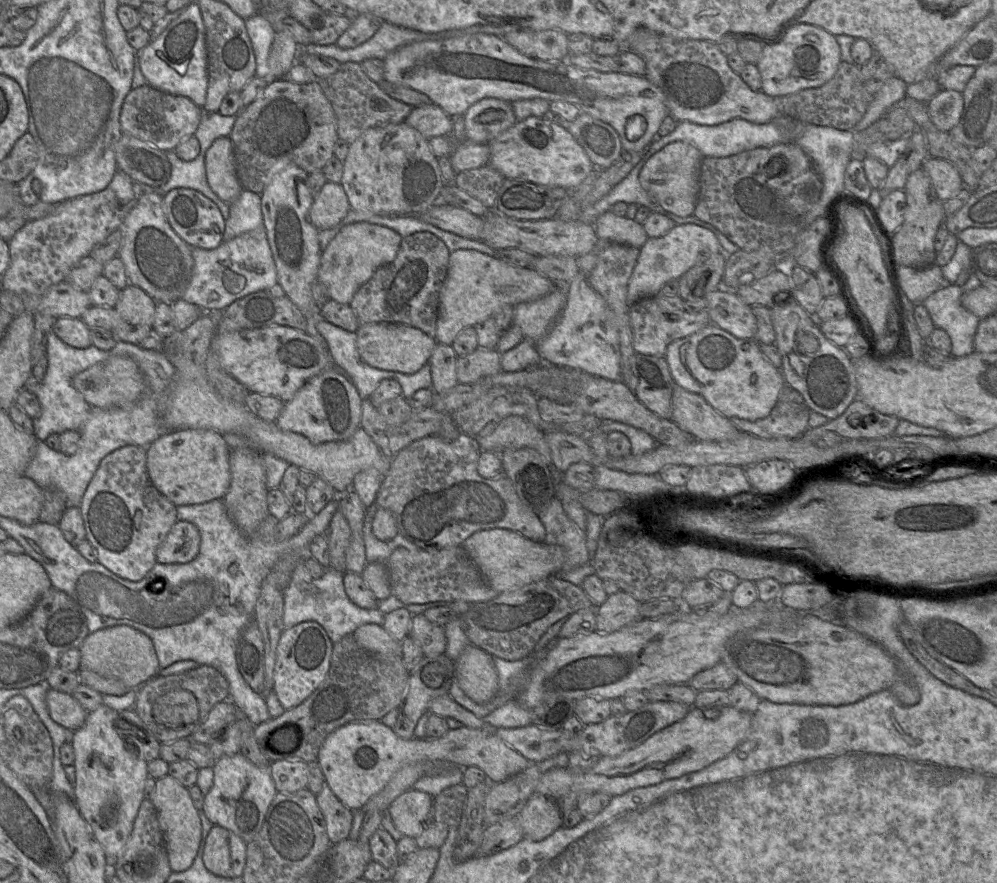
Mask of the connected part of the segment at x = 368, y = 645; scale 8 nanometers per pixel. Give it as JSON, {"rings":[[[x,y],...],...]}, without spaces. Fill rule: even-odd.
{"rings":[[[363,624],[352,636],[362,648],[371,653],[402,657],[401,642],[396,641],[381,625]]]}

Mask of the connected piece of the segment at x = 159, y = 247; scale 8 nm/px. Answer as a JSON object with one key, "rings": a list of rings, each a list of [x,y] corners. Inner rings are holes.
{"rings":[[[143,191],[121,227],[122,244],[118,257],[124,264],[128,284],[144,290],[156,302],[172,304],[182,298],[193,273],[191,247],[172,229],[163,210],[163,197]]]}

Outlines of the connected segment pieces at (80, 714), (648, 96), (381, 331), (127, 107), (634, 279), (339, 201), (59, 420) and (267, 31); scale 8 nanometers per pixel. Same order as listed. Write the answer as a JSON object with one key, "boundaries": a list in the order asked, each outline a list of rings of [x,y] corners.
{"boundaries":[[[[49,689],[46,704],[50,717],[67,730],[75,731],[86,719],[86,711],[71,694]]],[[[473,33],[443,40],[418,41],[392,51],[383,61],[385,80],[424,93],[430,102],[450,116],[464,116],[471,105],[484,98],[498,98],[510,103],[531,98],[573,103],[581,113],[610,124],[620,136],[623,152],[646,151],[669,114],[663,91],[645,76],[582,69],[568,61],[539,60],[519,52],[505,39],[492,34]]],[[[394,323],[360,324],[356,333],[356,347],[361,358],[370,366],[387,371],[413,374],[429,362],[437,344],[418,328]]],[[[148,84],[132,89],[126,96],[120,124],[123,134],[131,135],[163,152],[173,151],[184,139],[193,136],[201,119],[203,109],[185,96],[172,95]]],[[[691,223],[676,224],[664,236],[648,238],[640,248],[640,254],[628,284],[629,306],[632,307],[640,299],[656,296],[665,283],[680,278],[689,269],[702,264],[711,255],[719,253],[721,249],[717,236],[711,230]]],[[[326,182],[313,198],[308,218],[318,231],[322,231],[337,226],[349,209],[347,195],[340,183]]],[[[52,330],[47,338],[46,357],[48,367],[42,382],[29,377],[25,389],[33,393],[39,400],[42,413],[33,419],[34,435],[38,441],[45,441],[52,434],[62,434],[65,431],[79,431],[92,414],[92,407],[84,400],[82,395],[74,388],[72,378],[89,368],[90,366],[105,361],[114,356],[125,356],[131,358],[139,367],[145,377],[145,390],[148,389],[149,379],[152,379],[152,371],[160,378],[167,379],[168,376],[158,365],[147,363],[144,352],[136,348],[120,343],[111,350],[92,349],[91,346],[80,349],[64,343]]],[[[255,14],[246,19],[245,27],[255,54],[255,76],[270,79],[268,56],[276,31],[273,26],[259,14]]]]}

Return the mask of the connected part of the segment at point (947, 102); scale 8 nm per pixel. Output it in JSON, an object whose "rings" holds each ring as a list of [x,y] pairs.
{"rings":[[[941,89],[926,106],[933,124],[941,131],[949,132],[961,117],[964,100],[961,92]]]}

